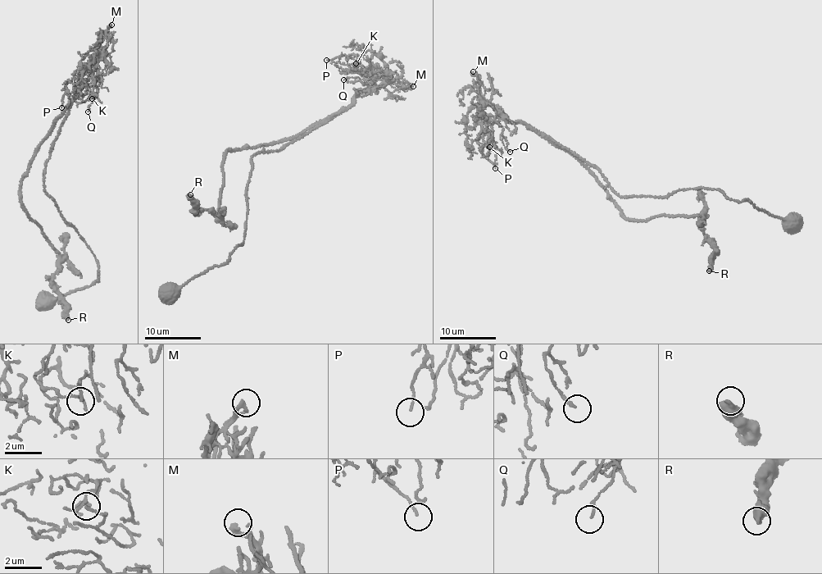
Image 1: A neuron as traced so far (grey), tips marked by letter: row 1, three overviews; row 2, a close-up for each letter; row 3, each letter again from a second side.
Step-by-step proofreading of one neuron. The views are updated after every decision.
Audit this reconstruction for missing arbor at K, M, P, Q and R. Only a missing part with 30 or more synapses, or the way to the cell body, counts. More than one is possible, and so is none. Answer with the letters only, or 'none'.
none

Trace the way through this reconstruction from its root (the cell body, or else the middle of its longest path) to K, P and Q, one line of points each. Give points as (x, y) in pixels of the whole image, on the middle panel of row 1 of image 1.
K: (169, 292), (226, 263), (243, 242), (251, 157), (294, 141), (387, 79), (376, 70), (366, 75), (356, 63)
P: (169, 292), (226, 263), (243, 242), (251, 157), (294, 141), (385, 79), (356, 71), (344, 55), (326, 60)
Q: (169, 292), (226, 263), (243, 242), (251, 157), (284, 147), (372, 90), (358, 77), (343, 79)

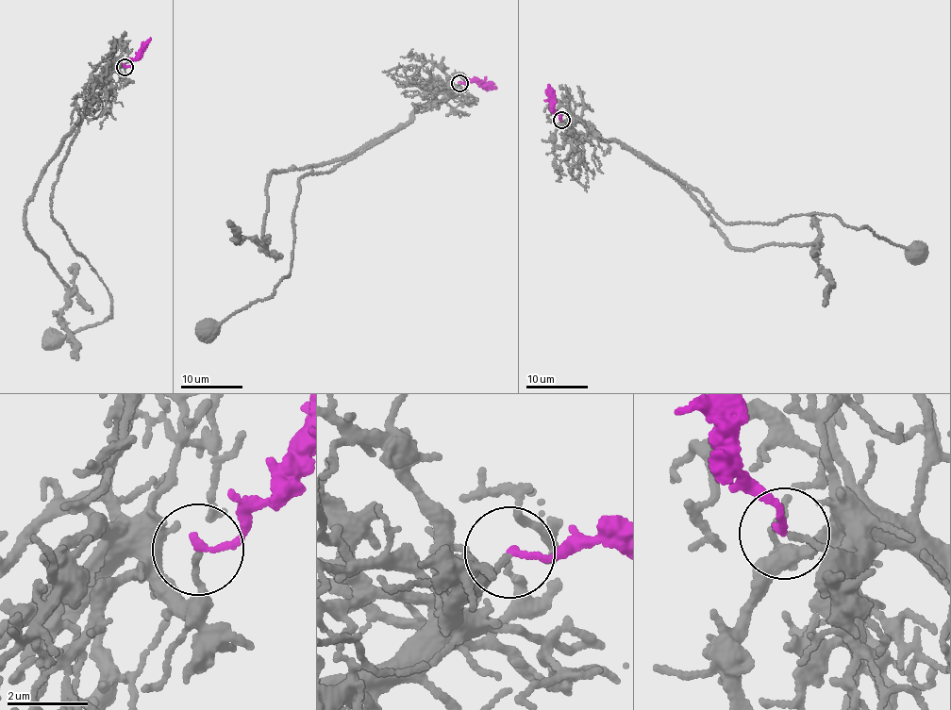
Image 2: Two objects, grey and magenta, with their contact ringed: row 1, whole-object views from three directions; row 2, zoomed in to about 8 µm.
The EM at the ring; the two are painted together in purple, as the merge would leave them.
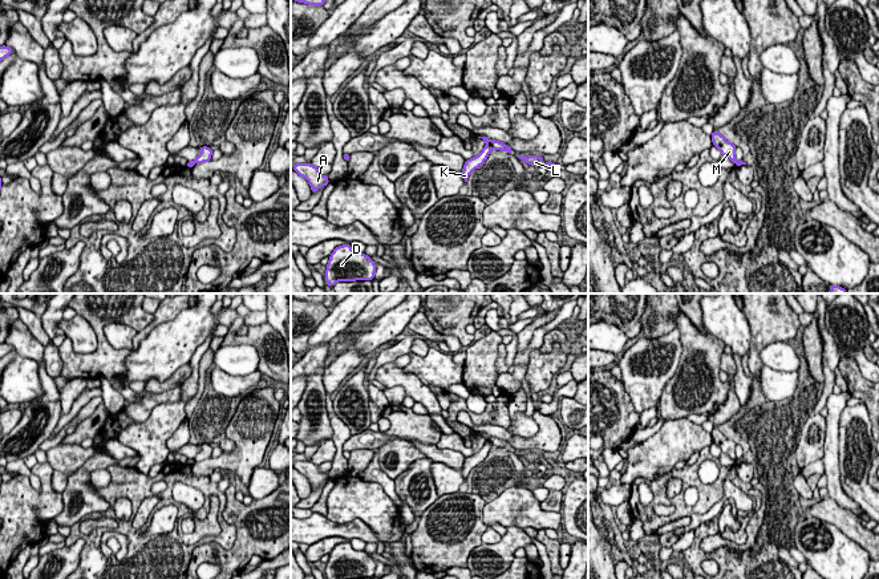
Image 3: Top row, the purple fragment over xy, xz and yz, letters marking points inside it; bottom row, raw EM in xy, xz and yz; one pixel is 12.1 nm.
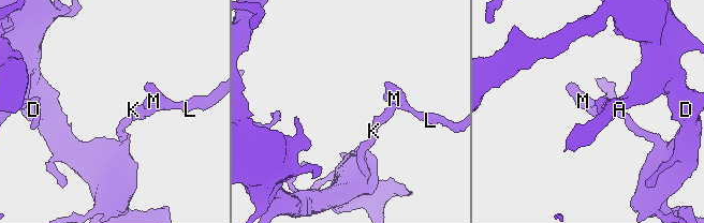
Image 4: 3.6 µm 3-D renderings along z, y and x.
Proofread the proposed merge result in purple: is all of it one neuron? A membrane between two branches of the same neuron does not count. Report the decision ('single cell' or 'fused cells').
fused cells

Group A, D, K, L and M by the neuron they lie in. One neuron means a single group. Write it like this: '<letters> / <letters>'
A D K / L M

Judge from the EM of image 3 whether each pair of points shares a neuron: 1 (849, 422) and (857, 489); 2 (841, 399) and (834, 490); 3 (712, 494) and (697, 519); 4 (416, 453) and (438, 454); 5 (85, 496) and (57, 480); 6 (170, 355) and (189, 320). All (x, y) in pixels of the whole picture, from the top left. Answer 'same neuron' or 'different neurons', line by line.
1: same neuron
2: same neuron
3: different neurons
4: different neurons
5: different neurons
6: same neuron

